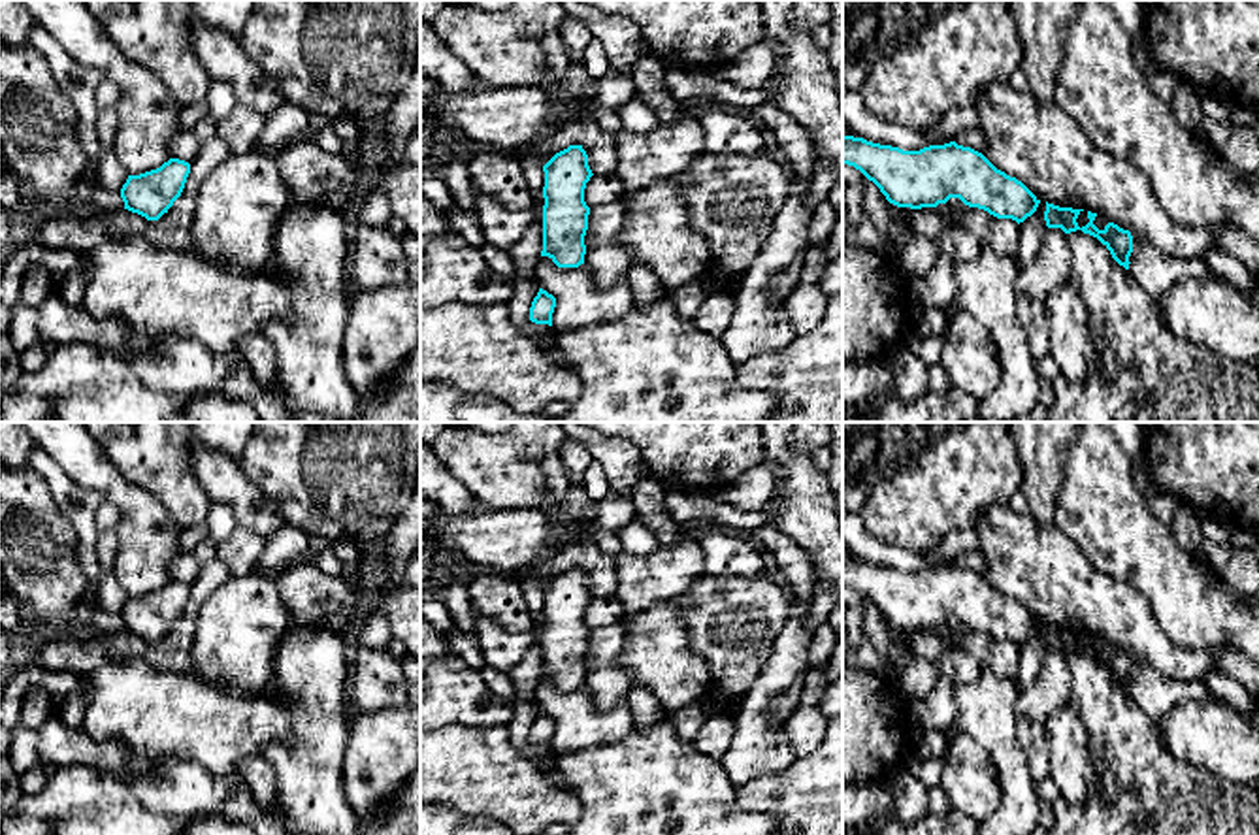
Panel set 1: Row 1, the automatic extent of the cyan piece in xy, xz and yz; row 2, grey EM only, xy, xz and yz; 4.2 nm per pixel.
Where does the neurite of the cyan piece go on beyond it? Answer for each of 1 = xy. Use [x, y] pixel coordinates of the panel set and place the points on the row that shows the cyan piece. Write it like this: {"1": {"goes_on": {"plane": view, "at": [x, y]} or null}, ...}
{"1": {"goes_on": null}}

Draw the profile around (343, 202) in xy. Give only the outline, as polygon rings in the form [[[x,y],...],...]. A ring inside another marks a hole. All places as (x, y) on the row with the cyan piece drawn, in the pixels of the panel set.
[[[347,139],[343,143],[341,155],[356,164],[358,177],[351,185],[349,190],[332,192],[322,198],[319,198],[319,204],[332,209],[334,213],[339,213],[352,221],[354,213],[362,207],[362,204],[356,200],[356,187],[360,183],[362,172],[369,166],[368,164],[368,139]]]

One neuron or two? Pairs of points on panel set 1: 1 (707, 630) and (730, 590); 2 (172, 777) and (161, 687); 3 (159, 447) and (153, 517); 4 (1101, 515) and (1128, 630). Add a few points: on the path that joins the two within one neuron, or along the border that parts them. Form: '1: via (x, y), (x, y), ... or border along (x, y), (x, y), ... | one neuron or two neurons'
1: via (717, 621), (730, 607), (730, 600) | one neuron
2: border along (127, 771), (136, 777), (172, 758), (213, 771) | two neurons
3: border along (119, 472), (147, 491), (181, 526) | two neurons
4: border along (1080, 553), (1095, 568), (1128, 581), (1152, 605) | two neurons

